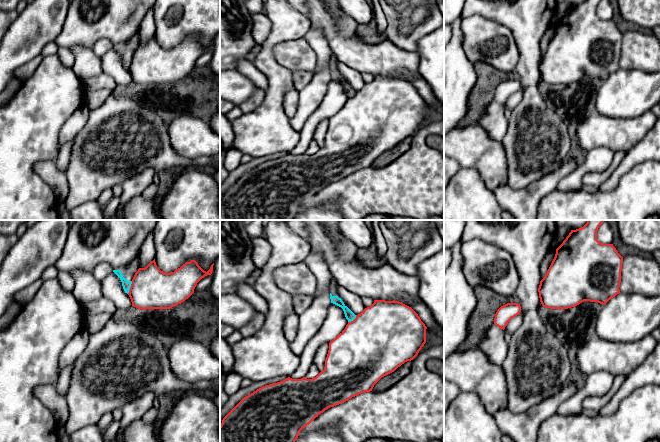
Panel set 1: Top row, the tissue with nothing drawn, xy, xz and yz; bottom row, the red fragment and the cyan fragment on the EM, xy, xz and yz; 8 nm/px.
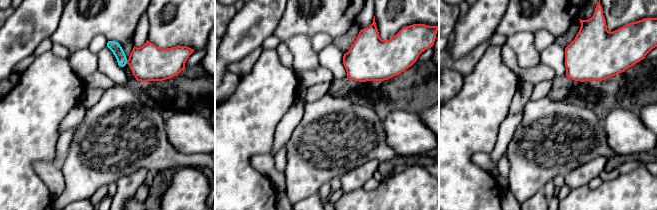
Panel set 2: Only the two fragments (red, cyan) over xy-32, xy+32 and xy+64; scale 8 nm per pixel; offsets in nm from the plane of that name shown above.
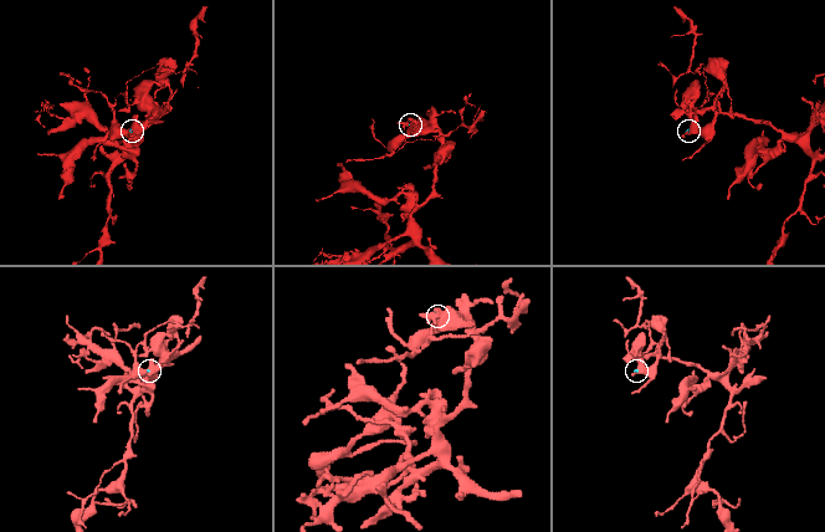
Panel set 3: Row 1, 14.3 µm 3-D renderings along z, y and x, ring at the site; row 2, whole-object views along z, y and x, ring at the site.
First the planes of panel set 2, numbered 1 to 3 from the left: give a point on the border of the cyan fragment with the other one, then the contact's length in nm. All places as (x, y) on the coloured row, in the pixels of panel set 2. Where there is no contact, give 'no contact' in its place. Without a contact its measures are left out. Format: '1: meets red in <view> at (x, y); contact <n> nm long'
1: meets red in xy-32 at (127, 62); contact 40 nm long
2: no contact
3: no contact

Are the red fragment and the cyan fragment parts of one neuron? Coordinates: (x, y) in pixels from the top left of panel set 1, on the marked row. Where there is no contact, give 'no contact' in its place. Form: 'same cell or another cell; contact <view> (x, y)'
another cell; contact xy (130, 287)

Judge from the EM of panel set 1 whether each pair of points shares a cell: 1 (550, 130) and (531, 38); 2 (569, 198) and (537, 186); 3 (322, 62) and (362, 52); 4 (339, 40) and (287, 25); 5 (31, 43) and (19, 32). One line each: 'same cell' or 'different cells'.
1: same cell
2: different cells
3: different cells
4: different cells
5: same cell

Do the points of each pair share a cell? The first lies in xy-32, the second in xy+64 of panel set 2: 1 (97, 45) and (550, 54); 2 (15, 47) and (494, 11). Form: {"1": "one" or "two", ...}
{"1": "two", "2": "one"}

